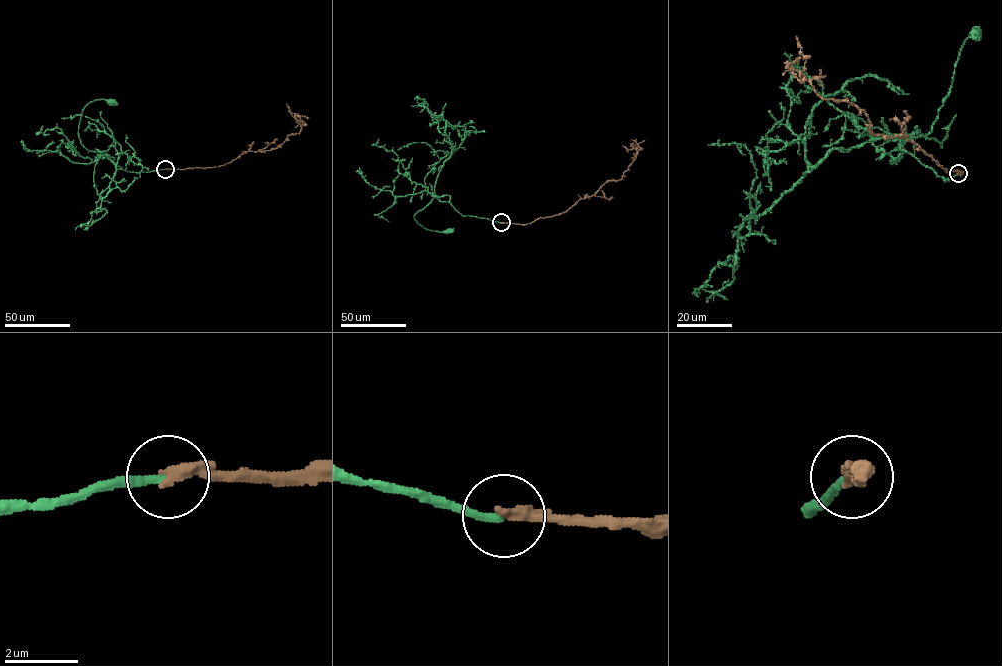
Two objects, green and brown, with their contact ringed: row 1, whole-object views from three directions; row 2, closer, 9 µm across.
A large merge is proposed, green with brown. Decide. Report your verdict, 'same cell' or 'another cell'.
another cell

